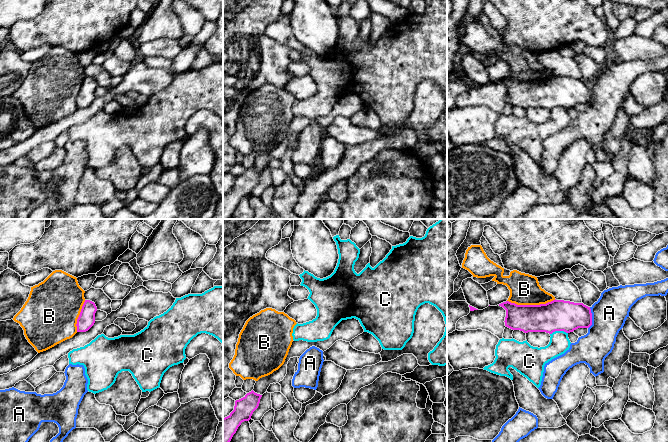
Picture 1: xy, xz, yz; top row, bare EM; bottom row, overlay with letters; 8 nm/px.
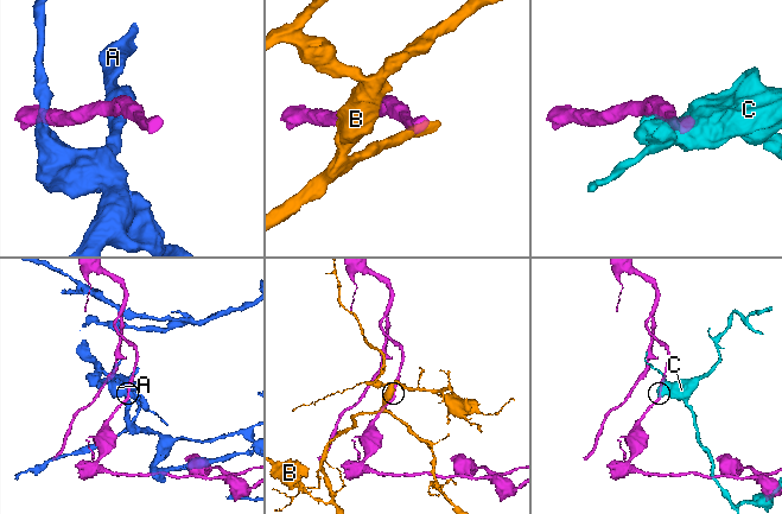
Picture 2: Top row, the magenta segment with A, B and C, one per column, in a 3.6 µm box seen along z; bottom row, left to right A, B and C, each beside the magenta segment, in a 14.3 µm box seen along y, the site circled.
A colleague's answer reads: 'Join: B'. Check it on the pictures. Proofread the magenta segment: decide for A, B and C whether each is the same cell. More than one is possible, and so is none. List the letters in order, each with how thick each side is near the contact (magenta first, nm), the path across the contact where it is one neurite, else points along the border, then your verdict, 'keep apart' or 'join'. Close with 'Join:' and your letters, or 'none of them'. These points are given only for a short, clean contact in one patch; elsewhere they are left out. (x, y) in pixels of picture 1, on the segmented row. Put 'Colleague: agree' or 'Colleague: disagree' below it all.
A: 240 nm thick on the magenta side, 280 nm on the other; keep apart
B: 260 nm thick on the magenta side, 240 nm on the other; keep apart
C: 260 nm thick on the magenta side, 160 nm on the other; border along yz (567, 332), (553, 331), (550, 334); keep apart
Join: none of them
Colleague: disagree

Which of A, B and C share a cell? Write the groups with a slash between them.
A / B / C

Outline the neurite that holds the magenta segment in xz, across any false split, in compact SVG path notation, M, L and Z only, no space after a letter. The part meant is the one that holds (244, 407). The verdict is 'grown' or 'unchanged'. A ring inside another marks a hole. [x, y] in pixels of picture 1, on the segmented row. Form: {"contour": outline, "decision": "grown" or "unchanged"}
{"contour": "M253 390L243 398L235 401L234 410L223 418L223 442L230 442L238 427L244 421L249 421L258 408L262 395Z", "decision": "unchanged"}

